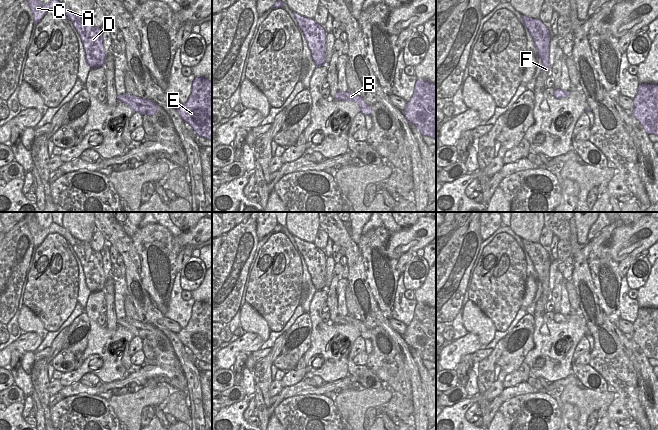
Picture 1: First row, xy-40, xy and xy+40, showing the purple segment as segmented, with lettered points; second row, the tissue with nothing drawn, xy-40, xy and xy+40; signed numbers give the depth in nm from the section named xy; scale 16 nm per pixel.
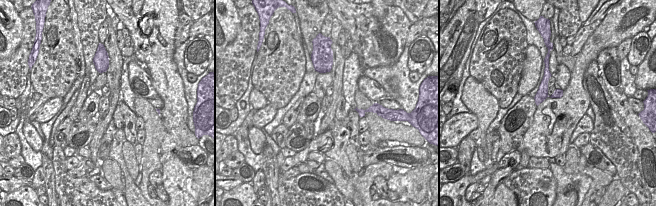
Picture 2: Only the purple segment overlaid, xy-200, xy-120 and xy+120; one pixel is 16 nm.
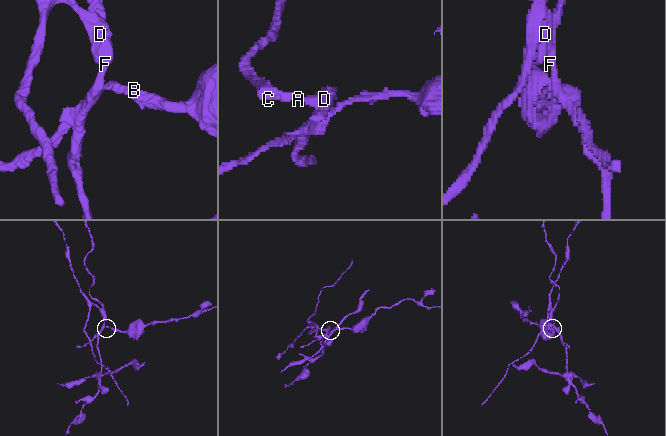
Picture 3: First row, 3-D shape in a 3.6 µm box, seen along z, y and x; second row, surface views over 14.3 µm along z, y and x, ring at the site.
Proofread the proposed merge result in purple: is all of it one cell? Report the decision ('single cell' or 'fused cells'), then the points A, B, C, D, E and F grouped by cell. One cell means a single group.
fused cells | A C D / B E F

